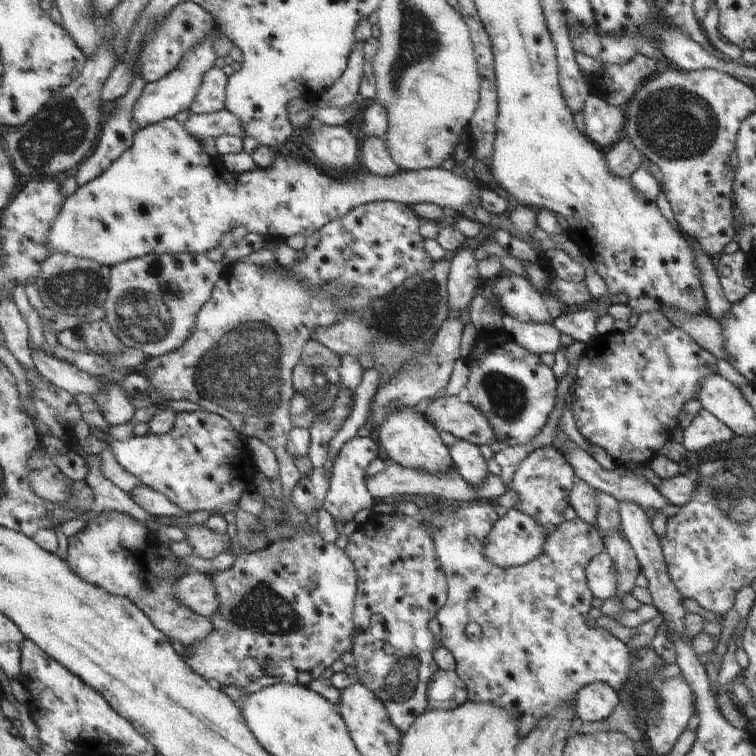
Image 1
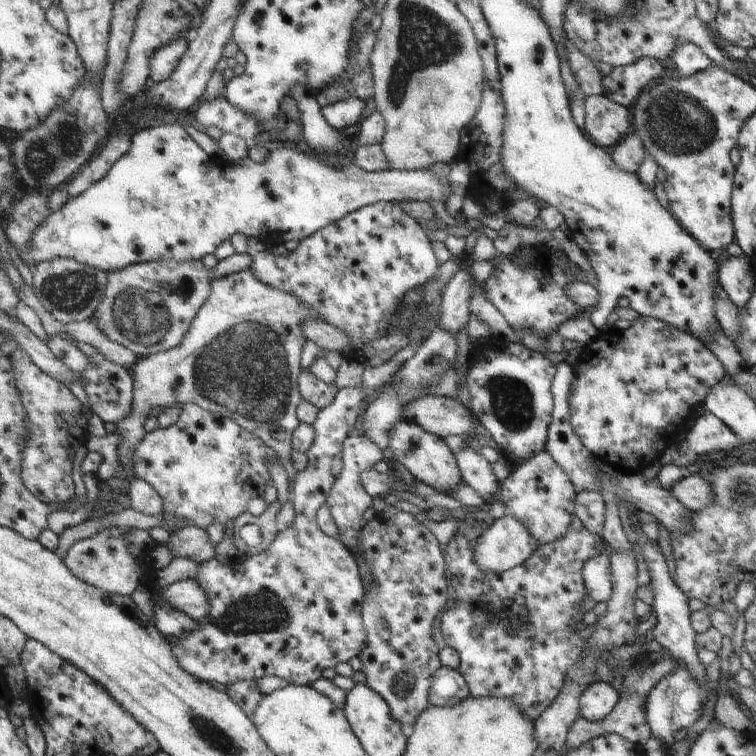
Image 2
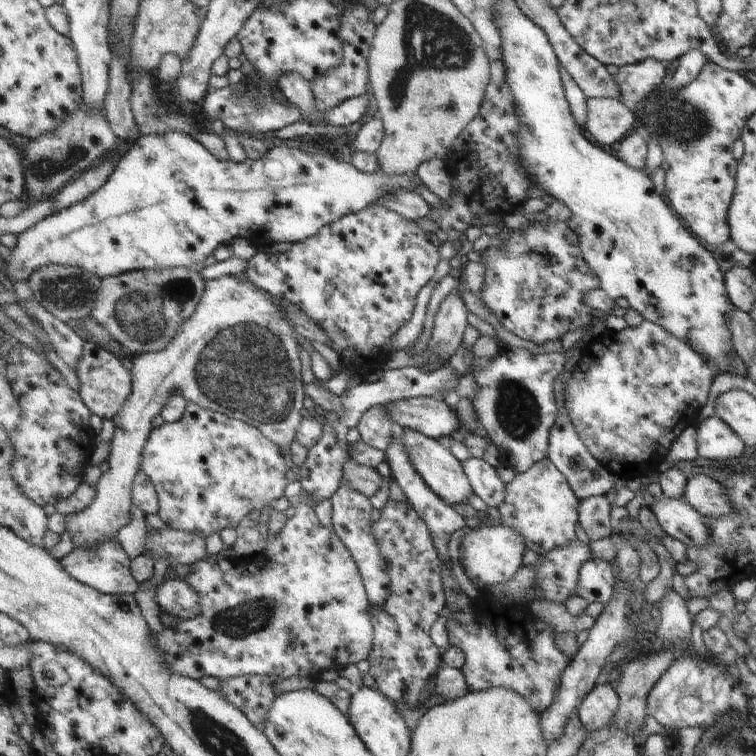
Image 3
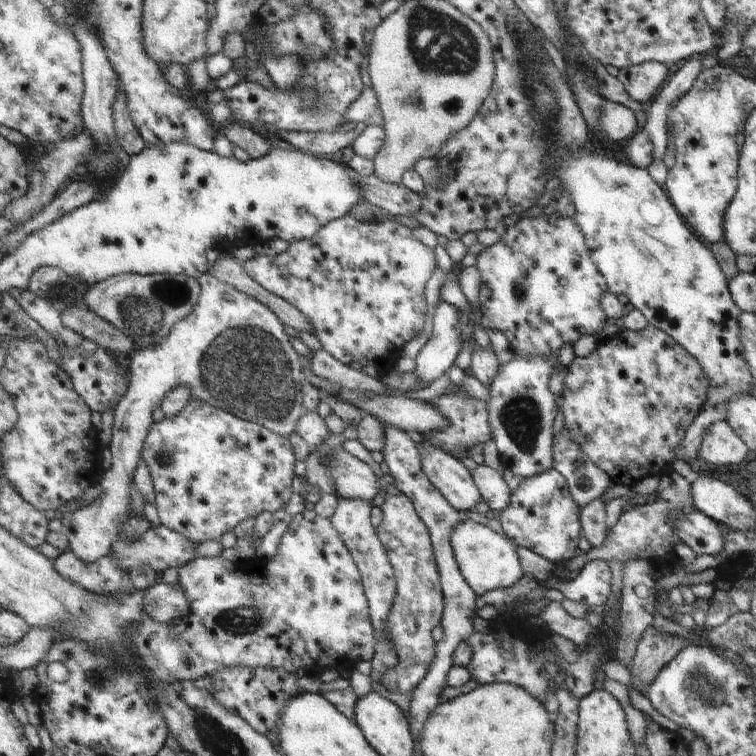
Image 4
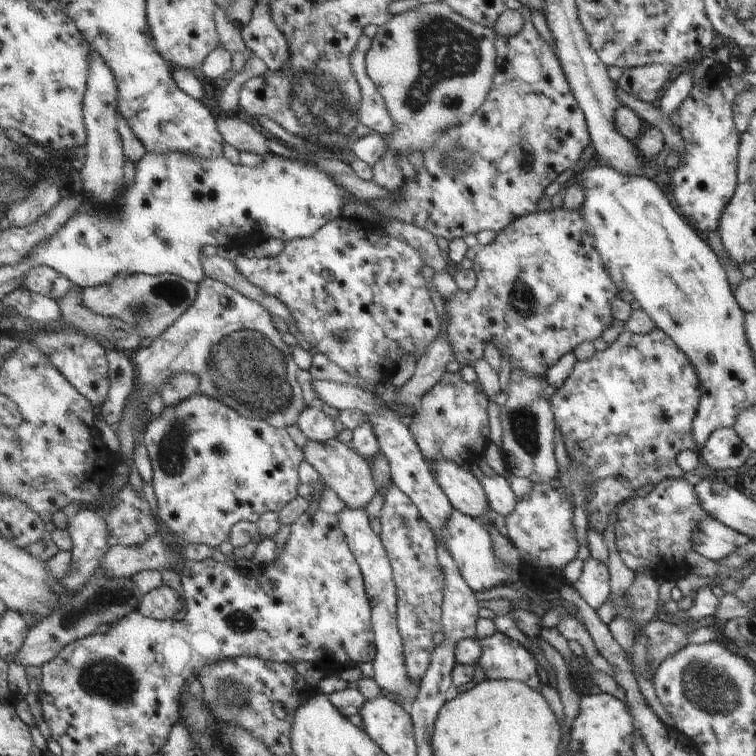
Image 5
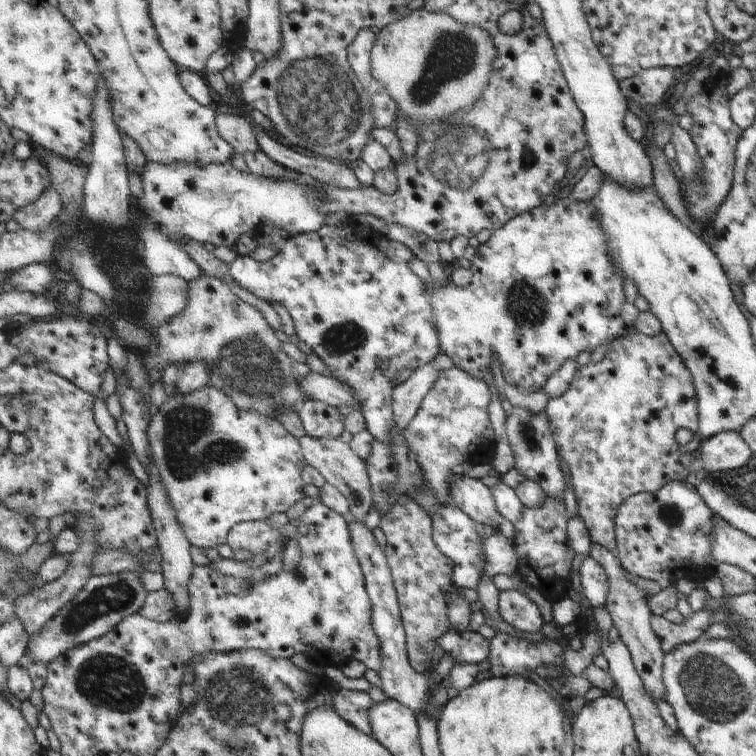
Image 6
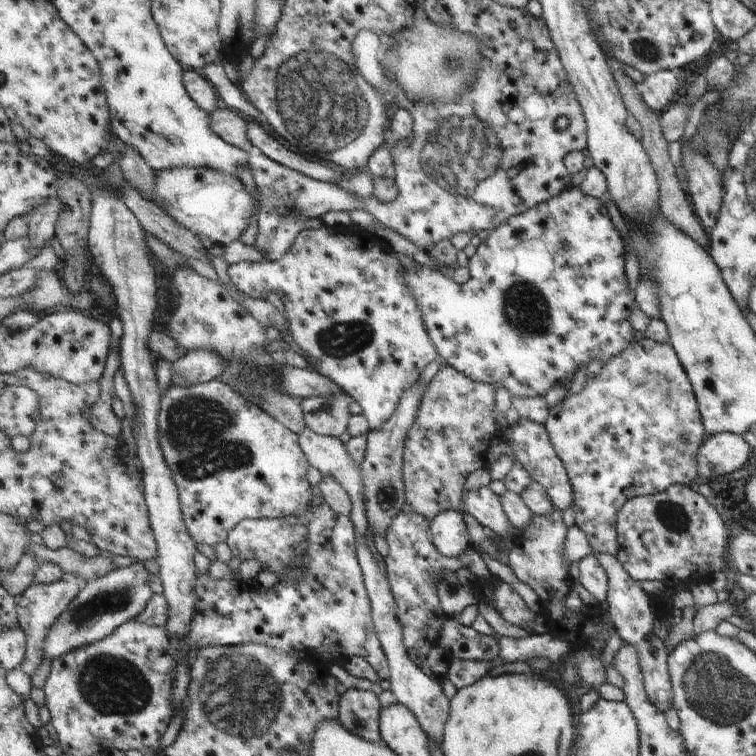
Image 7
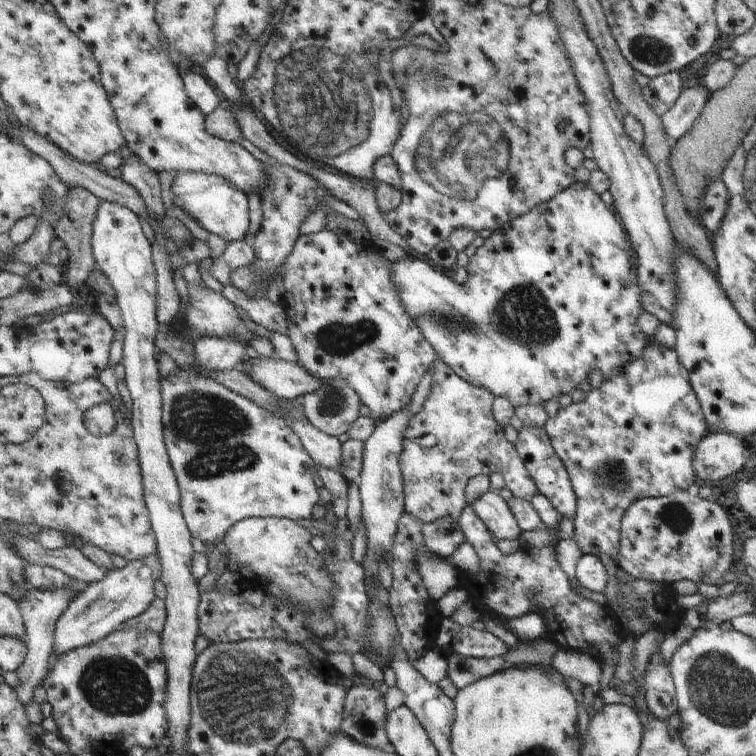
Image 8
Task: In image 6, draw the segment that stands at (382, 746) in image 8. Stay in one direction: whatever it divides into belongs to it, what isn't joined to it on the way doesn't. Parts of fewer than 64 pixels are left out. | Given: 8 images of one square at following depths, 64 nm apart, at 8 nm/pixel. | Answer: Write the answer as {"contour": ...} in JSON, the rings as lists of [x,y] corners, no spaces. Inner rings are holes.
{"contour":[[[340,689],[335,691],[335,709],[345,722],[355,726],[357,730],[373,737],[373,726],[369,720],[369,710],[375,706],[371,694],[368,692]]]}

